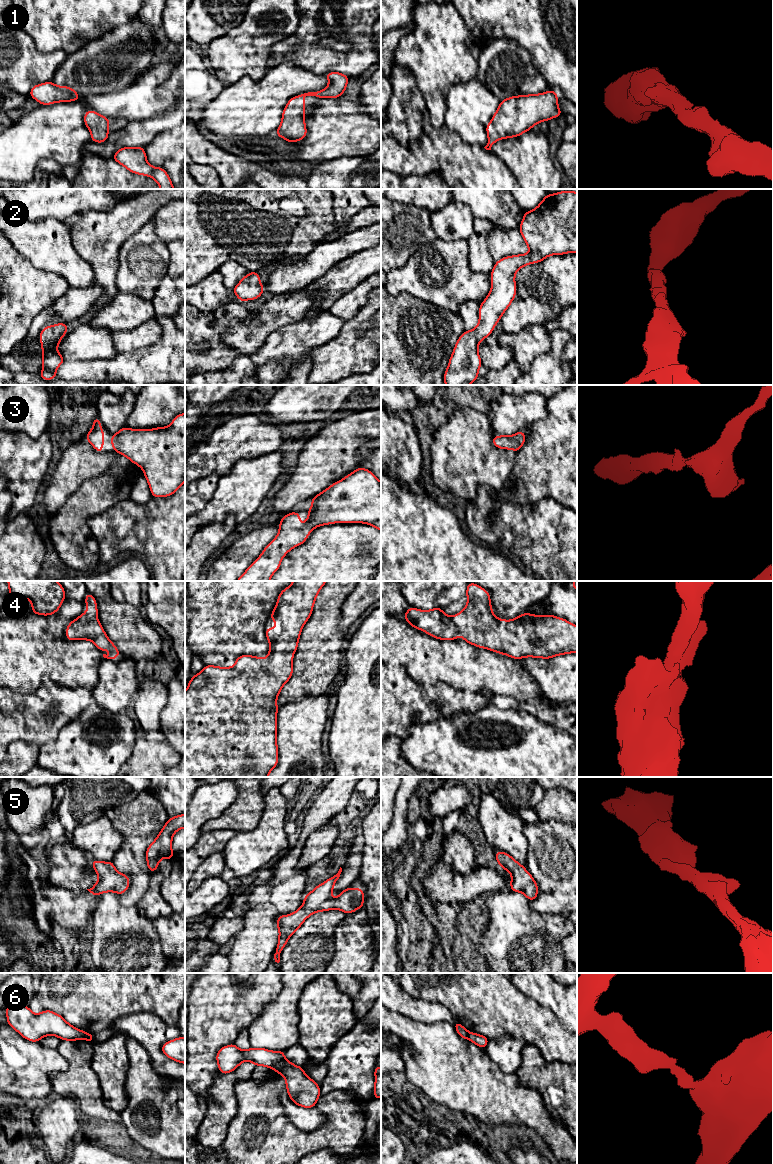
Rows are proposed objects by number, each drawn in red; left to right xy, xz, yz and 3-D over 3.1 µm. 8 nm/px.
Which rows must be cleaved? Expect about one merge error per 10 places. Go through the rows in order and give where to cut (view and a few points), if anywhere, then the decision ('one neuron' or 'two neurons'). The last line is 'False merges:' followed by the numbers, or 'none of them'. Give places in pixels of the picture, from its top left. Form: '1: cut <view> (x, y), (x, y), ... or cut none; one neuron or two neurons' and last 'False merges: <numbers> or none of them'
1: cut none; one neuron
2: cut none; one neuron
3: cut none; one neuron
4: cut none; one neuron
5: cut none; one neuron
6: cut xz (285, 1059), (282, 1059), (272, 1068); two neurons
False merges: 6

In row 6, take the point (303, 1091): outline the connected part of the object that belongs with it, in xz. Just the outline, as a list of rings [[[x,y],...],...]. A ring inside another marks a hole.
[[[282,1060],[273,1070],[285,1078],[286,1090],[293,1103],[303,1108],[314,1108],[320,1097],[320,1086],[308,1077],[304,1068]]]

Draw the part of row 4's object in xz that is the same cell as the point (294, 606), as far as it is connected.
[[[293,581],[278,595],[276,606],[270,615],[270,620],[276,622],[276,628],[265,628],[265,635],[269,641],[270,653],[265,658],[251,655],[241,655],[236,658],[233,667],[218,667],[205,665],[203,670],[191,677],[185,691],[185,777],[268,777],[271,770],[278,765],[277,747],[277,697],[282,687],[288,682],[293,674],[293,654],[298,648],[298,641],[304,624],[312,614],[315,599],[320,589],[327,581]]]

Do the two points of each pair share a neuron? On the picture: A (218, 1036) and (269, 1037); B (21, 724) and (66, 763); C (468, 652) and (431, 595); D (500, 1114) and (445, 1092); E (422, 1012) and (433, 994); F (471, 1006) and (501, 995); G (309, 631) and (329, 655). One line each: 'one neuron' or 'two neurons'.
A: two neurons
B: two neurons
C: two neurons
D: one neuron
E: two neurons
F: one neuron
G: one neuron

